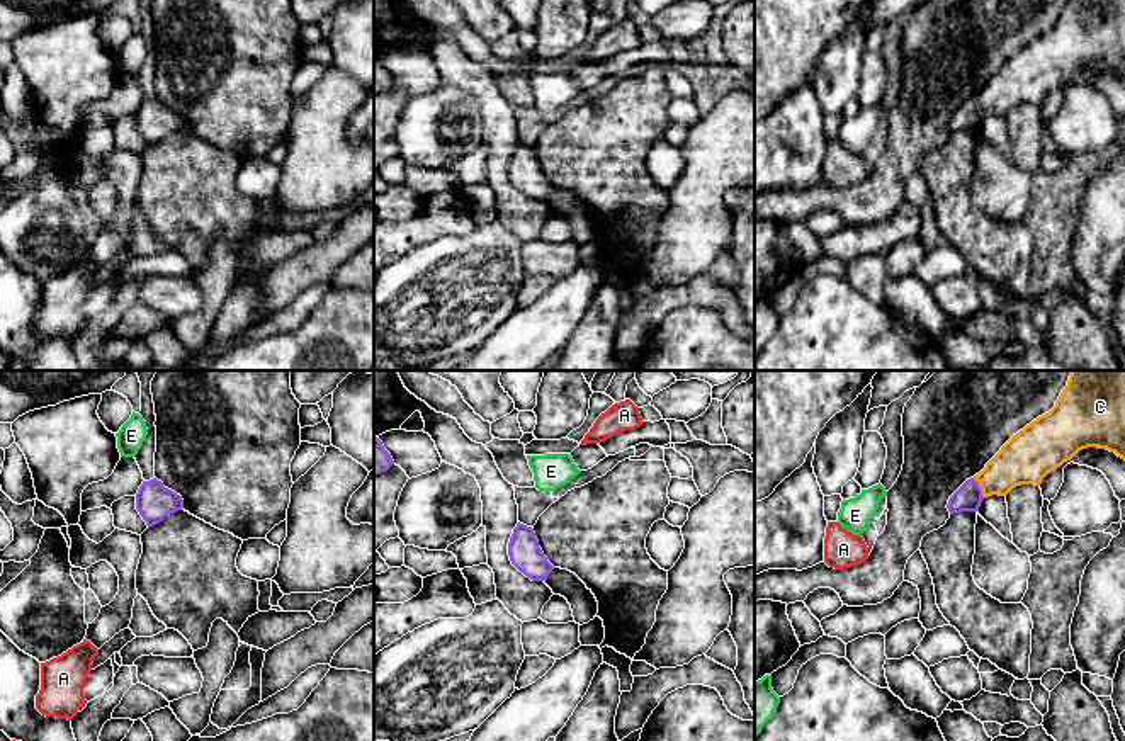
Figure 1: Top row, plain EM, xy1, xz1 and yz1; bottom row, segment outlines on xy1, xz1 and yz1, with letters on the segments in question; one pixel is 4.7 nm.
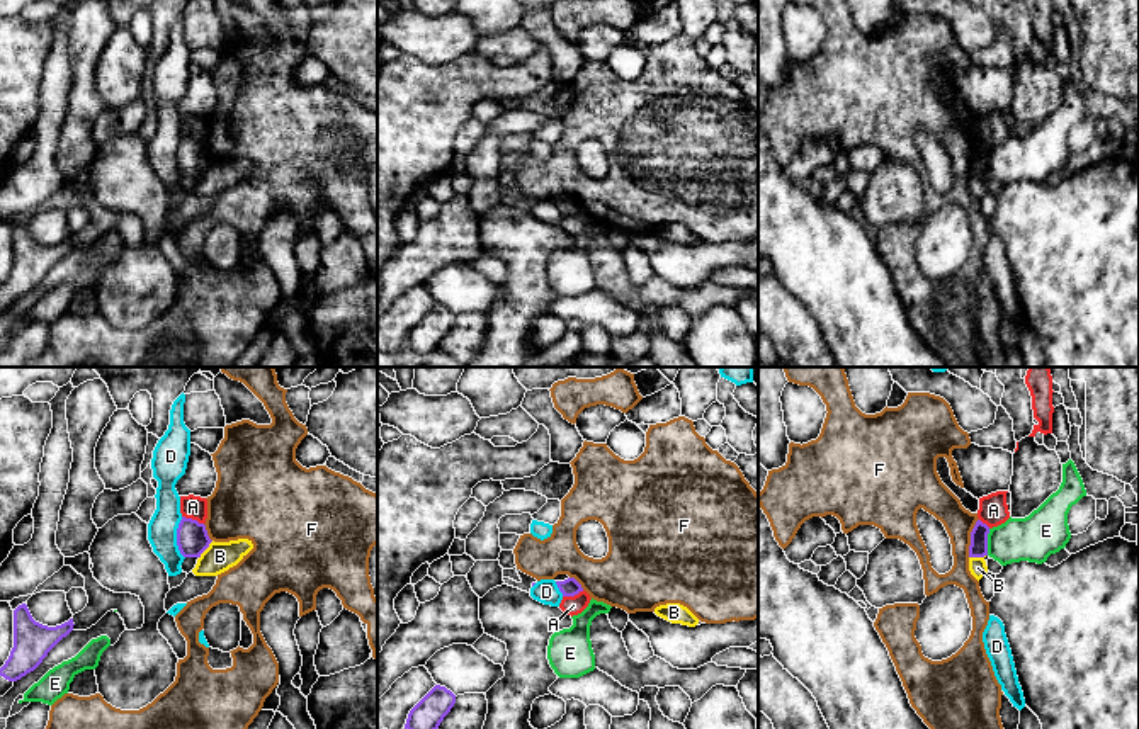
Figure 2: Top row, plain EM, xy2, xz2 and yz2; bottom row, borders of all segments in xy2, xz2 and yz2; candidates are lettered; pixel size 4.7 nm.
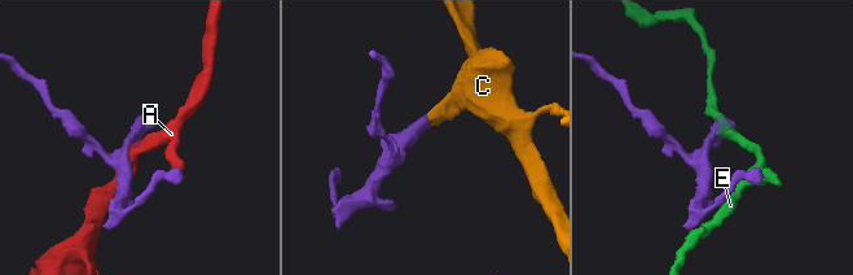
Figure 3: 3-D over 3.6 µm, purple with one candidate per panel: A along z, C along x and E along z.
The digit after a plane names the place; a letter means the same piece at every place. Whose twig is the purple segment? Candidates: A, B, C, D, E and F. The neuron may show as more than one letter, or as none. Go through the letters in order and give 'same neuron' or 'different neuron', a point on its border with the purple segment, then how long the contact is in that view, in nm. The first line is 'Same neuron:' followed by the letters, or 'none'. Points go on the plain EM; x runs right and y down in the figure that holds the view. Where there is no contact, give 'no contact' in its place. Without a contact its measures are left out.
Same neuron: C
A: different neuron; meets purple in xy2 at (192, 140); contact 110 nm long
B: different neuron; meets purple in xy2 at (206, 167); contact 110 nm long
C: same neuron; meets purple in yz1 at (979, 107); contact 110 nm long
D: different neuron; meets purple in xy2 at (177, 157); contact 200 nm long
E: different neuron; meets purple in yz2 at (986, 162); contact 130 nm long
F: different neuron; meets purple in yz2 at (971, 157); contact 190 nm long

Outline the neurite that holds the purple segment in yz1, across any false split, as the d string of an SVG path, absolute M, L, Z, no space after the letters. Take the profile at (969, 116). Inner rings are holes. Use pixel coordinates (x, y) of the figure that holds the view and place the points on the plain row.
M1067 0L1055 25L1013 54L979 93L950 116L947 127L950 134L979 131L987 116L1006 116L1021 104L1040 105L1049 92L1088 66L1106 68L1125 78L1125 0Z

